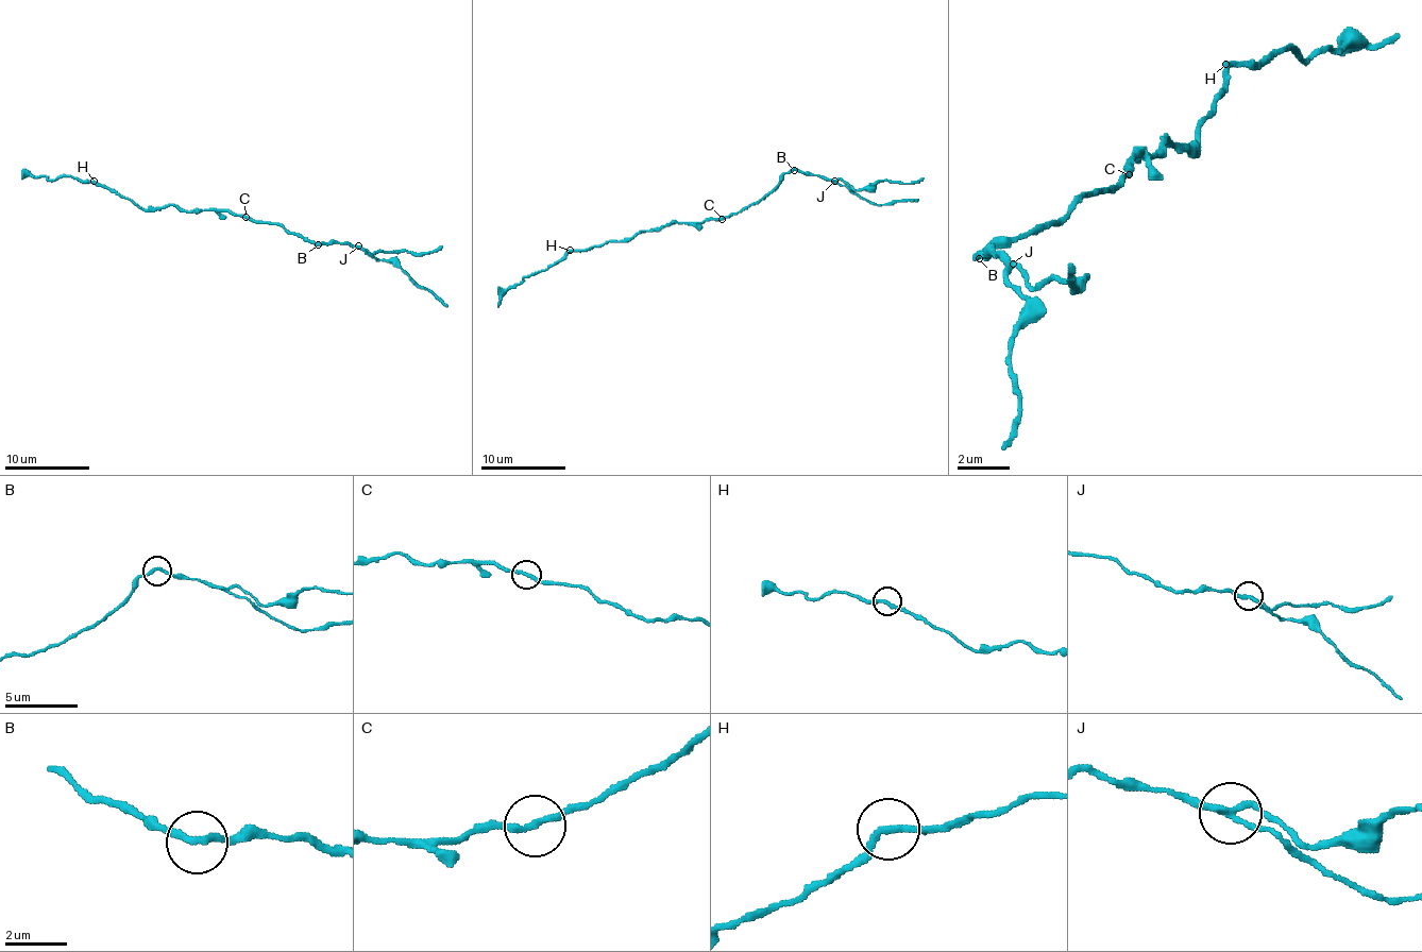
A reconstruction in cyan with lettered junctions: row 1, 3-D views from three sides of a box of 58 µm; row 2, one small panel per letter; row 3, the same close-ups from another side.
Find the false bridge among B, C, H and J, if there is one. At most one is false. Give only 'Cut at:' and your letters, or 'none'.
Cut at: J

